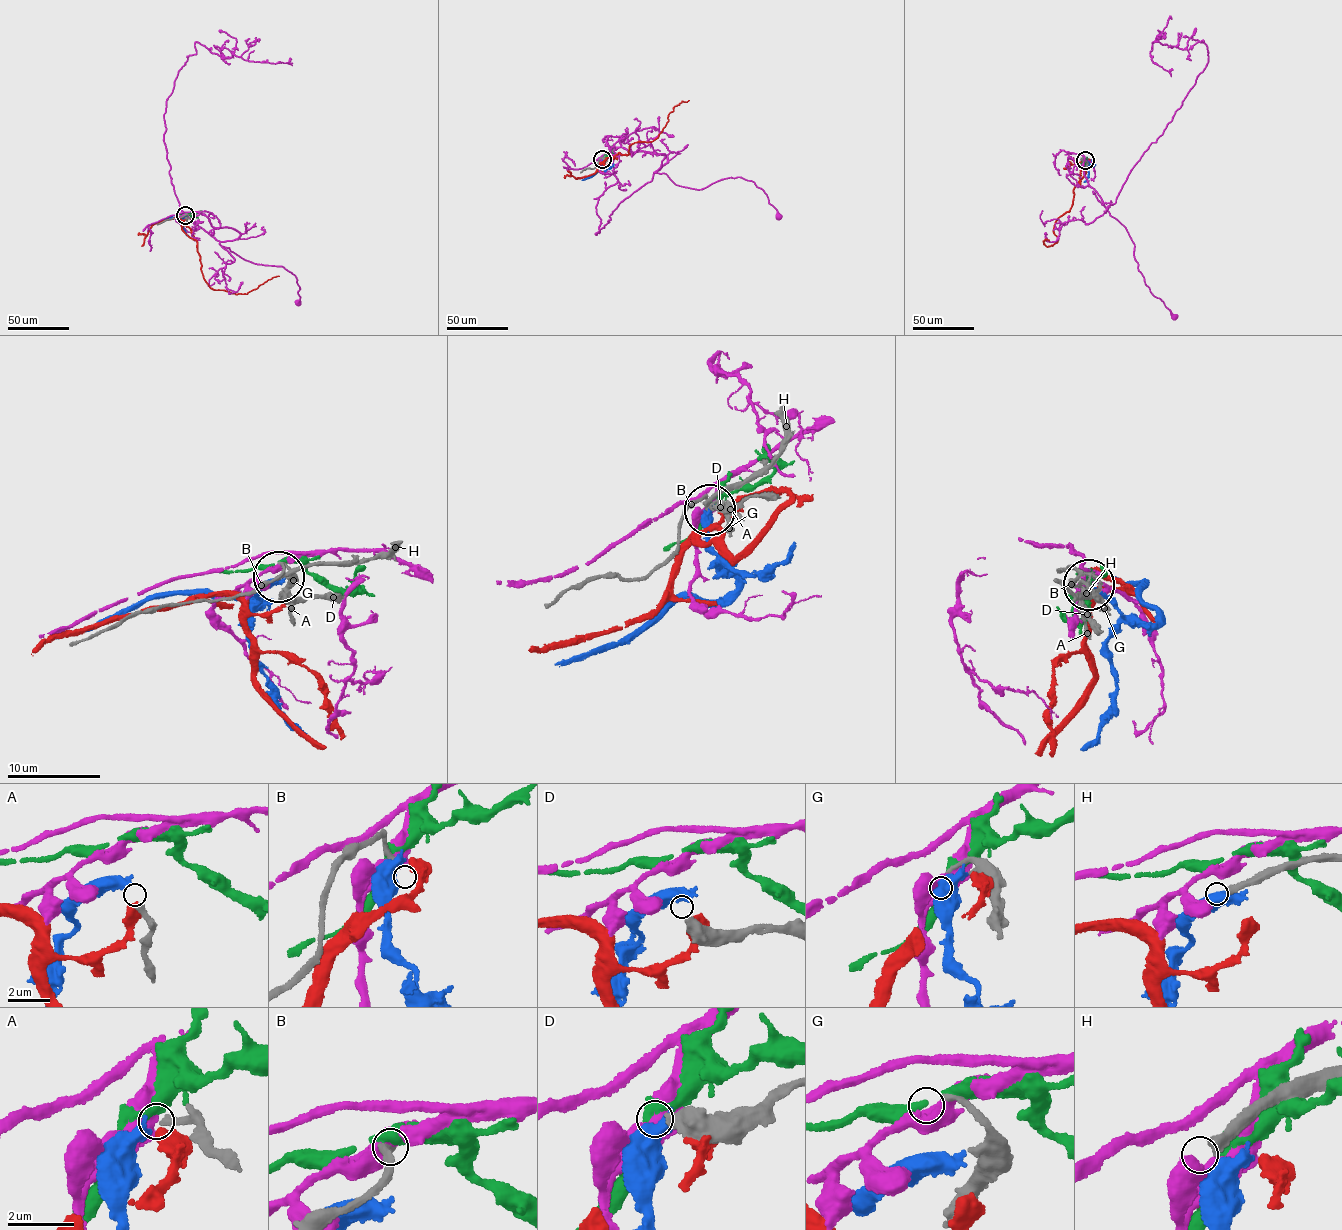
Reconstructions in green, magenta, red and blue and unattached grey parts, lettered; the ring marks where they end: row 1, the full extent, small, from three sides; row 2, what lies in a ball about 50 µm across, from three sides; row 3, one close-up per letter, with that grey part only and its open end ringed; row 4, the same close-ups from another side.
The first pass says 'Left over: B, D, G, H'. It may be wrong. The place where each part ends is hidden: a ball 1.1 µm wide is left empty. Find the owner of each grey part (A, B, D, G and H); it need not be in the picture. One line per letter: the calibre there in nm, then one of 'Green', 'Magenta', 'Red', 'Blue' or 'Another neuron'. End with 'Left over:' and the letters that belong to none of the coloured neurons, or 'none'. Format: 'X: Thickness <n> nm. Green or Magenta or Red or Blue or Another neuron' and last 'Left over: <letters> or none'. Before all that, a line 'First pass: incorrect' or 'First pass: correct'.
First pass: correct
A: Thickness 240 nm. Blue
B: Thickness 240 nm. Another neuron
D: Thickness 460 nm. Another neuron
G: Thickness 160 nm. Another neuron
H: Thickness 340 nm. Another neuron
Left over: B, D, G, H

